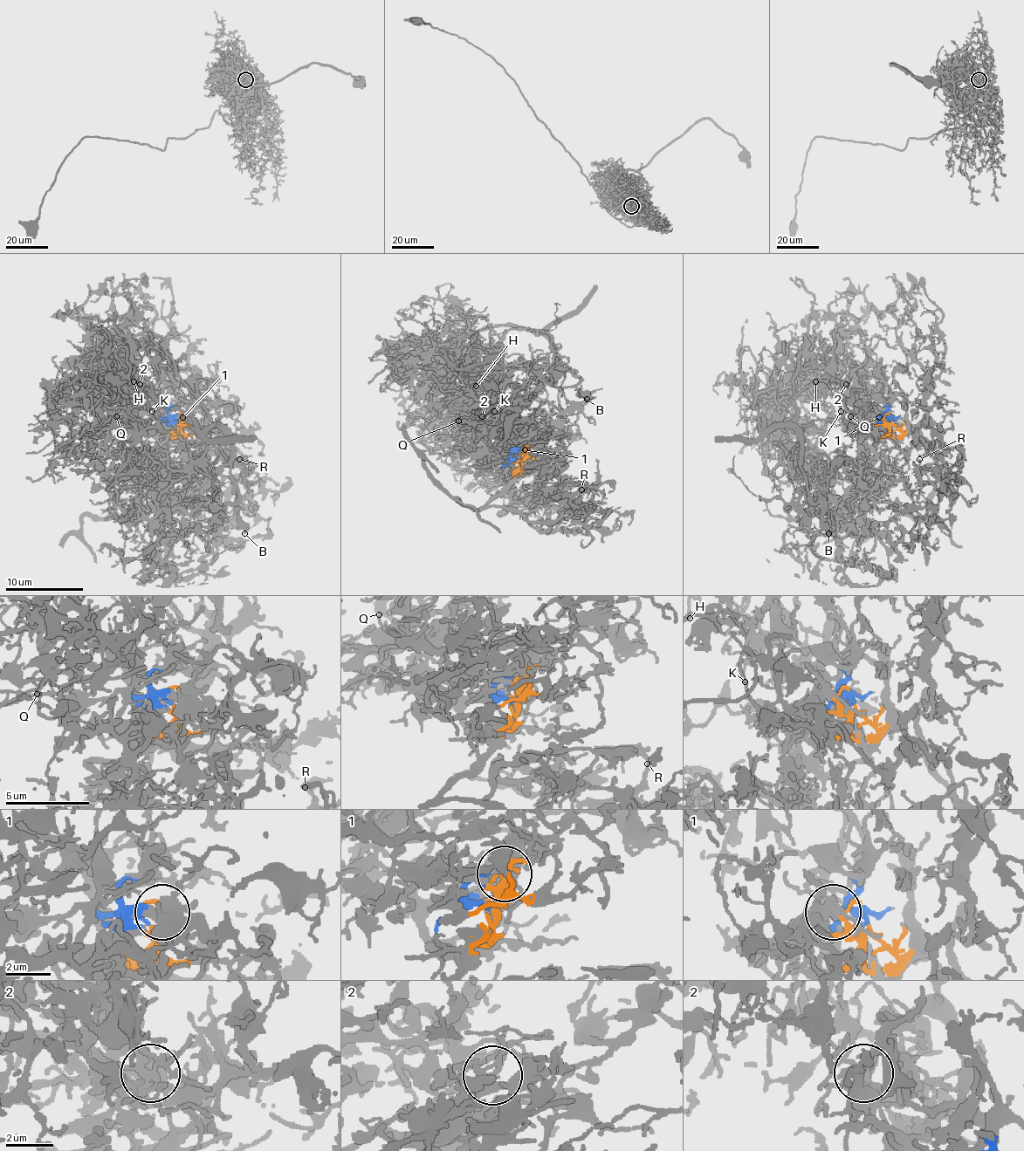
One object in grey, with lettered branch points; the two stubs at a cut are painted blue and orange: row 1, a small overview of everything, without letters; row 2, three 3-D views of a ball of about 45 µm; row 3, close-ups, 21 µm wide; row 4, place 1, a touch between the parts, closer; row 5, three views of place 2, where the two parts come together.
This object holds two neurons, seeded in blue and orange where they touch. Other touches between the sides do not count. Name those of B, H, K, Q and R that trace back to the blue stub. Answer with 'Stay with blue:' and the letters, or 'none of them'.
Stay with blue: B, H, K, Q

